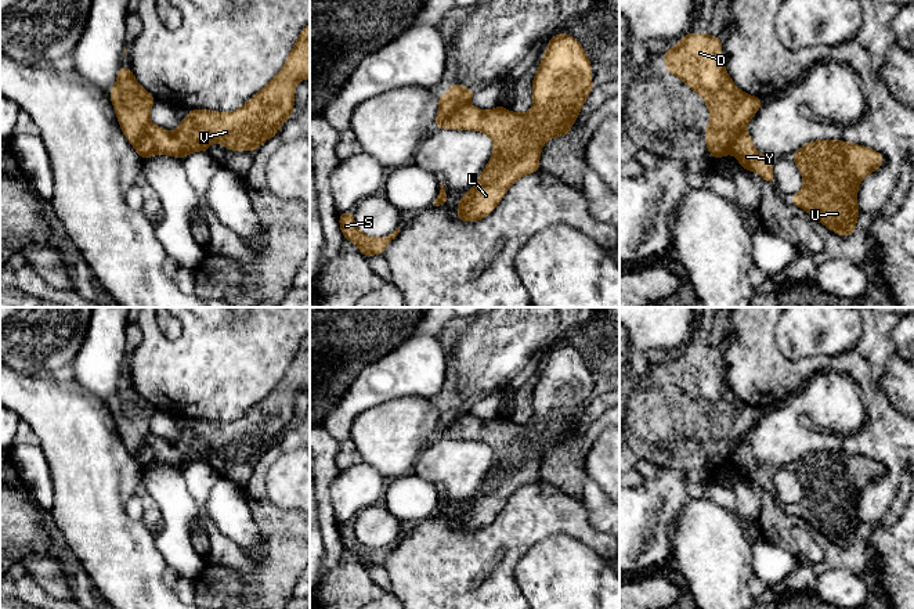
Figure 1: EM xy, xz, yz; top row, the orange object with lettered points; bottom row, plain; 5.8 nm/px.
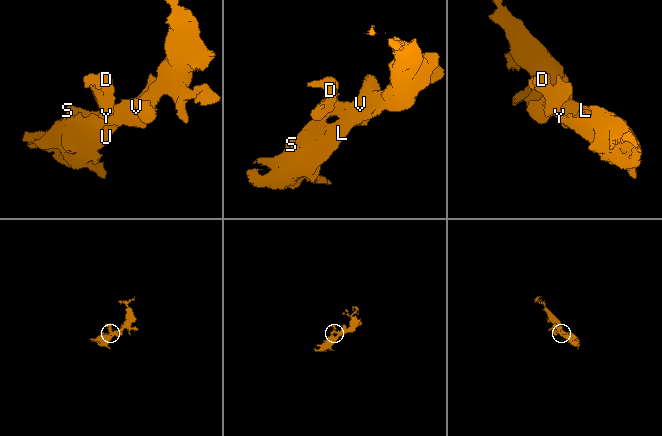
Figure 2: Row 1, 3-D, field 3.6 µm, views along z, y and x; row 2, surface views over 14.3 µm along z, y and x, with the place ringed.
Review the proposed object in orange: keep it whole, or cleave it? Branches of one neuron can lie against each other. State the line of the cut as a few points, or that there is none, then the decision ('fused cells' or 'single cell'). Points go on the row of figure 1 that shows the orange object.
cut xz (468, 103), (436, 123); fused cells

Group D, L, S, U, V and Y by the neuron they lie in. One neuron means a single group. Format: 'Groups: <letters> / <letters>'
Groups: D / L S U V Y

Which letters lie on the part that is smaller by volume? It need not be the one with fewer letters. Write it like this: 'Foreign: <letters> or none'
Foreign: D

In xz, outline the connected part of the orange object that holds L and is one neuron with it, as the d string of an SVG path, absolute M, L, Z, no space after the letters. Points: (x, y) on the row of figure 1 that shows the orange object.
M559 33L548 43L532 83L532 109L510 112L499 105L480 111L470 104L436 123L438 129L478 130L494 141L494 151L474 187L458 201L460 221L488 216L521 176L539 170L543 144L568 136L593 89L590 61L579 42Z

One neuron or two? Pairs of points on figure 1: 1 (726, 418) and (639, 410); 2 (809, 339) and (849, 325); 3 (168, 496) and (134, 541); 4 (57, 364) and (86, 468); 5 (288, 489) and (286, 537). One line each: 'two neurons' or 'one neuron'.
1: one neuron
2: one neuron
3: two neurons
4: two neurons
5: two neurons

